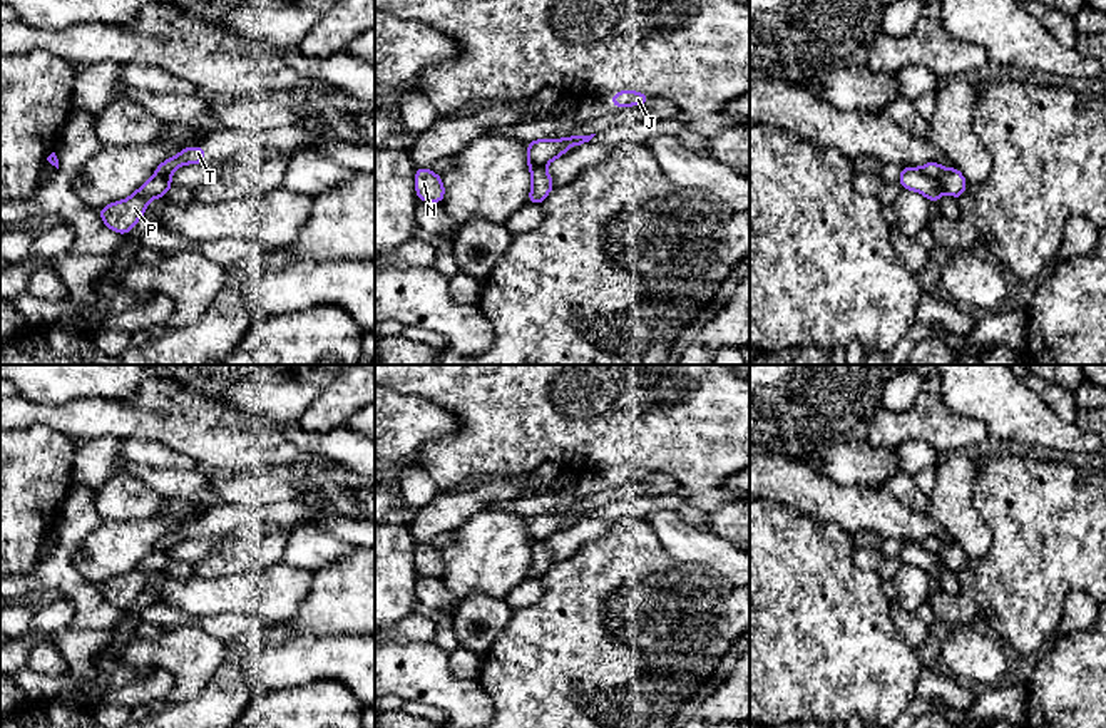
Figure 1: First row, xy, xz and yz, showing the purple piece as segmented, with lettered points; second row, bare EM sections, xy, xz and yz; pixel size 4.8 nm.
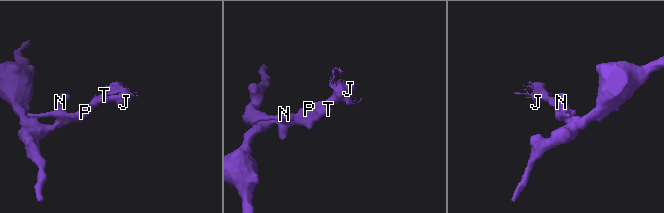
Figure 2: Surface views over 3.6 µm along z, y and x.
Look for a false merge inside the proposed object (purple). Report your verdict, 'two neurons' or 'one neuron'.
two neurons

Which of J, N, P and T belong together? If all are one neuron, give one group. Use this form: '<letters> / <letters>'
J N P / T

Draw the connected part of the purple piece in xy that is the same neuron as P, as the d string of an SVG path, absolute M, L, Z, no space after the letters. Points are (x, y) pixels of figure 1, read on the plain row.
M154 549L127 574L102 582L99 591L112 606L127 609L144 591L147 577L166 571L171 562L171 551Z

